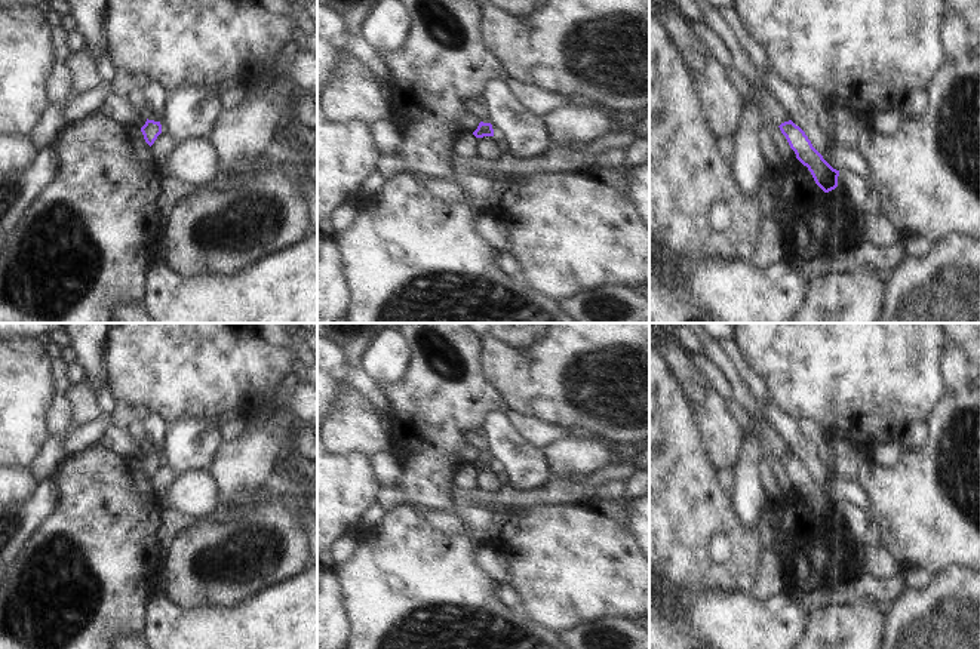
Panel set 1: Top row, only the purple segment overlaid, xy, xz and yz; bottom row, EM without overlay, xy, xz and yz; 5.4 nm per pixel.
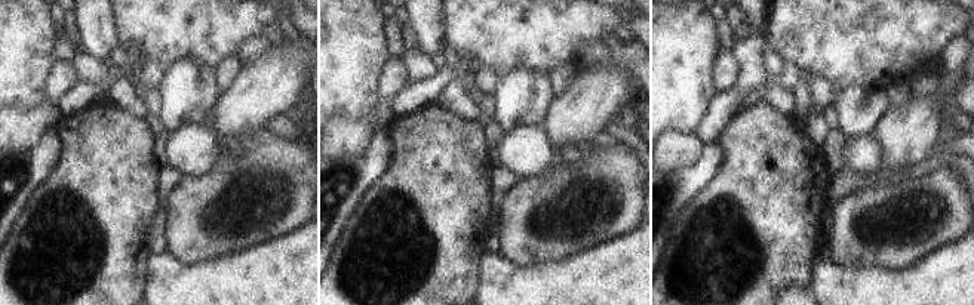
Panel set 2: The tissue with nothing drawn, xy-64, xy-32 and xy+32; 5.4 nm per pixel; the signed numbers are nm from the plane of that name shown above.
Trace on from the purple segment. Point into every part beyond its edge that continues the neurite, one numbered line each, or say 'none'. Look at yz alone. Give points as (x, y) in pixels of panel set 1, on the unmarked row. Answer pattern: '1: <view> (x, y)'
1: yz (777, 442)

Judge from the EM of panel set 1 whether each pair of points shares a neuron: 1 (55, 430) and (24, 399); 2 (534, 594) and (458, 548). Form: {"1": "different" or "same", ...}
{"1": "different", "2": "different"}

